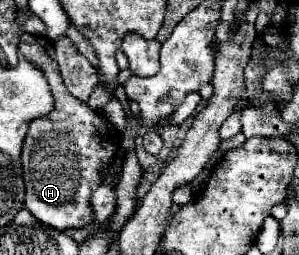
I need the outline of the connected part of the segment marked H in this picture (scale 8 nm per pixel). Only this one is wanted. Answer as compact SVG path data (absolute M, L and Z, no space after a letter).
M22 34L20 48L26 60L44 72L54 94L54 110L30 122L22 146L22 170L26 184L24 206L34 214L34 218L60 232L68 228L84 228L92 222L88 198L92 188L102 182L98 166L108 164L116 156L118 130L104 116L90 110L88 104L68 94L58 70L52 40L38 40L38 36Z

